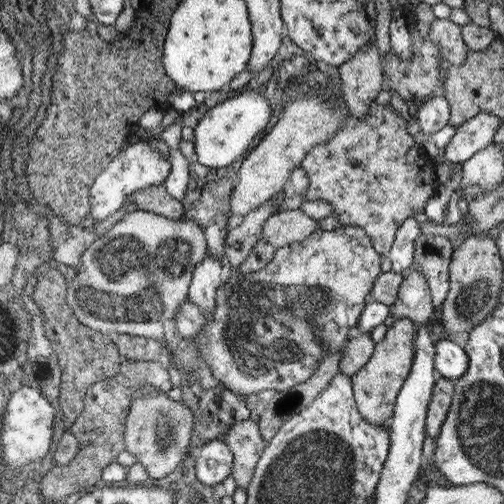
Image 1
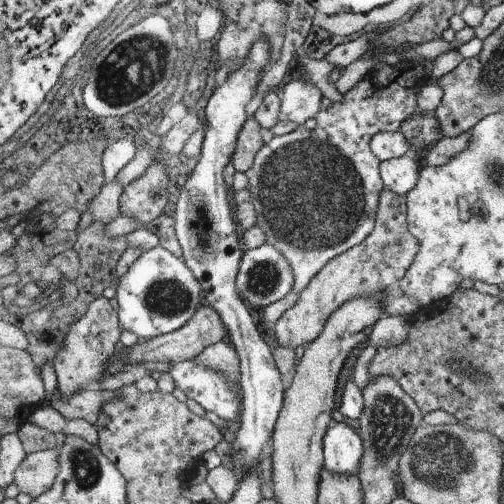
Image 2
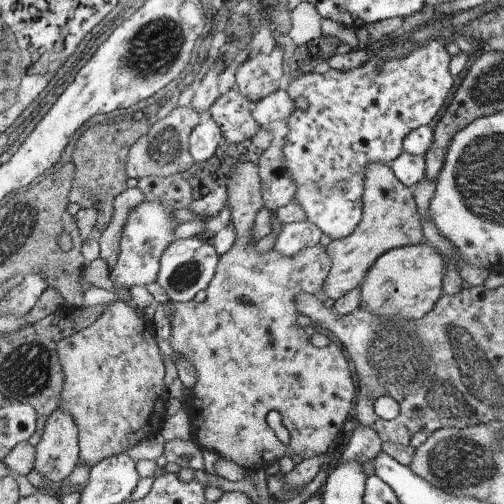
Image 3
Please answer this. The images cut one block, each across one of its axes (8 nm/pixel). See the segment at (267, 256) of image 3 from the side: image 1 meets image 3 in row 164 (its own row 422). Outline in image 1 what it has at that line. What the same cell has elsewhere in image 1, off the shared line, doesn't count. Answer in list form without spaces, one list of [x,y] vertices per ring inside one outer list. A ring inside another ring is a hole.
[[[253,420],[237,422],[225,434],[223,442],[229,446],[231,454],[235,454],[235,470],[231,470],[231,476],[237,484],[237,488],[245,490],[249,480],[253,478],[253,470],[265,450],[263,438],[259,434],[259,424]]]

